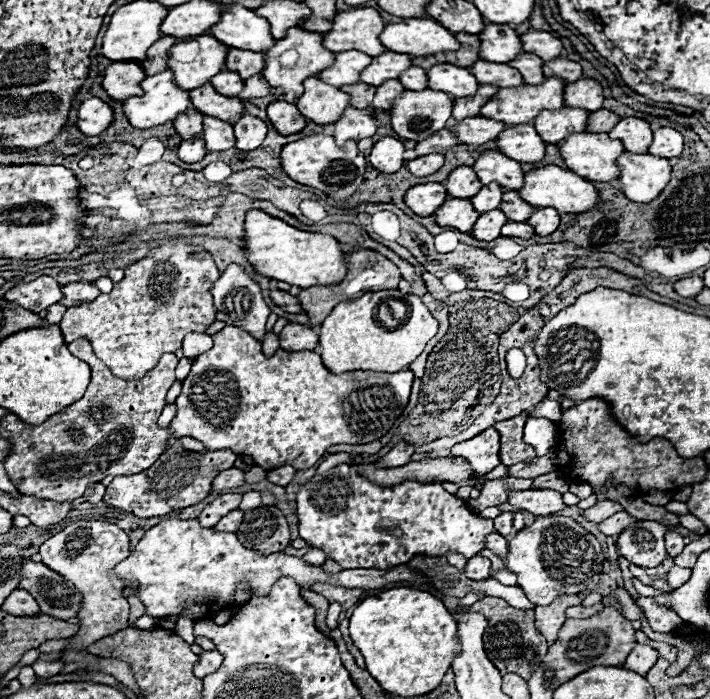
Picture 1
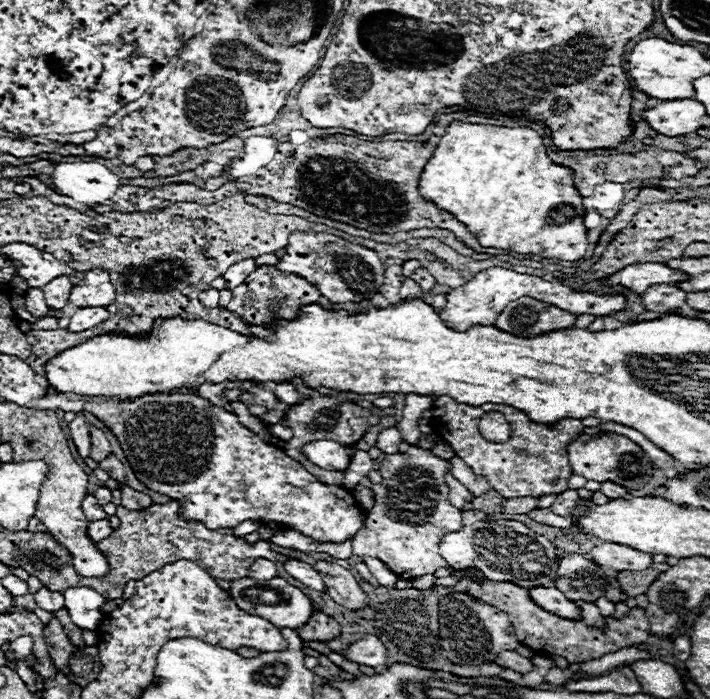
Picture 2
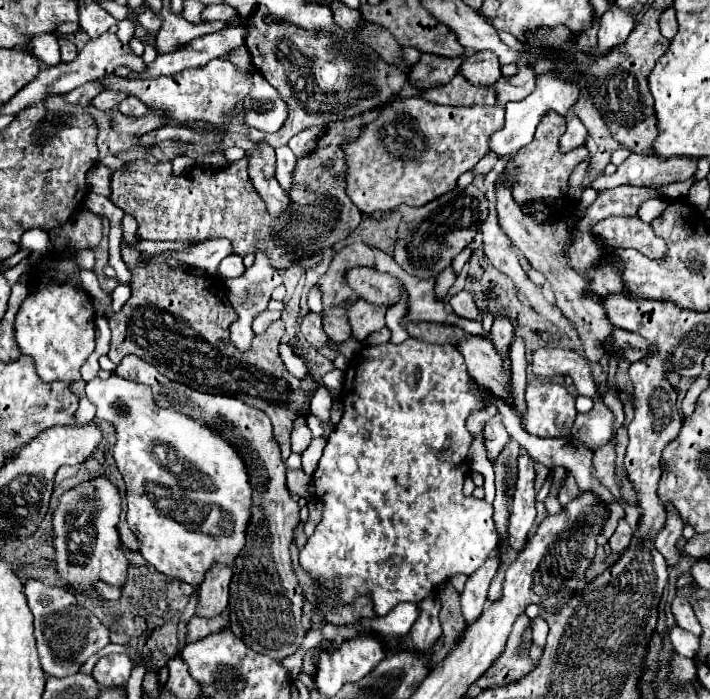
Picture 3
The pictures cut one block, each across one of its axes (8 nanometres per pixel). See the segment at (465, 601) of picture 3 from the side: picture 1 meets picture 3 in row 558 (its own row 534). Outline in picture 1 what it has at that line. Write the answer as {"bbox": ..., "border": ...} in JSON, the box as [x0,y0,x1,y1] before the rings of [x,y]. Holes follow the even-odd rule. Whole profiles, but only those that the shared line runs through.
{"bbox":[484,532,508,558],"border":[[[496,532],[488,534],[488,538],[484,538],[484,546],[488,550],[492,550],[494,554],[502,556],[502,558],[506,558],[506,554],[508,554],[508,542],[506,542],[506,538],[500,536],[500,534],[496,534]]]}

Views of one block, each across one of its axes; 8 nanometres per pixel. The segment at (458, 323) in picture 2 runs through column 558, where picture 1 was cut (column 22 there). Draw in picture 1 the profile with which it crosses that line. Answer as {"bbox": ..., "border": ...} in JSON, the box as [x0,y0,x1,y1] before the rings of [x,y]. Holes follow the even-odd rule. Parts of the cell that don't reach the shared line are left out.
{"bbox":[6,276,62,314],"border":[[[40,276],[34,282],[28,284],[18,284],[12,290],[6,292],[6,300],[16,302],[20,306],[24,306],[24,310],[32,310],[36,314],[40,314],[42,310],[46,310],[48,306],[60,302],[62,298],[62,290],[58,286],[58,282],[50,276]]]}

